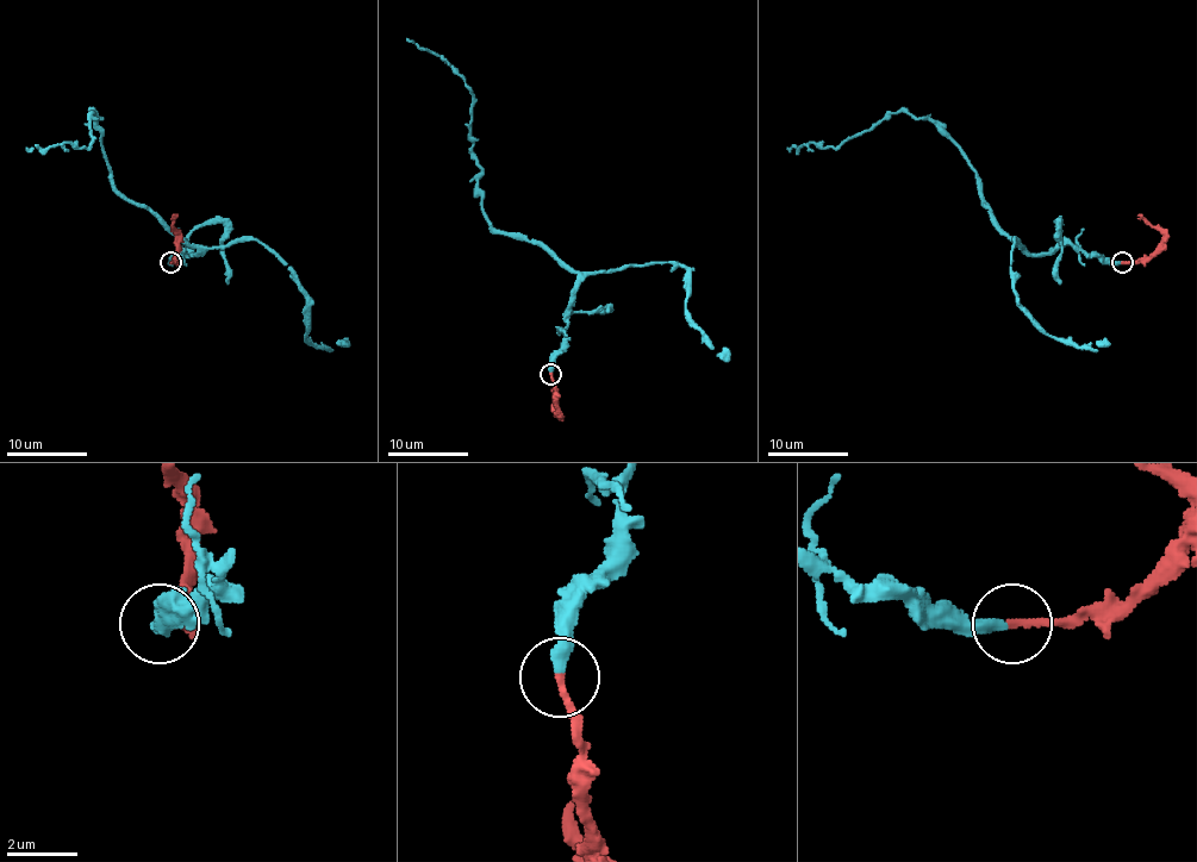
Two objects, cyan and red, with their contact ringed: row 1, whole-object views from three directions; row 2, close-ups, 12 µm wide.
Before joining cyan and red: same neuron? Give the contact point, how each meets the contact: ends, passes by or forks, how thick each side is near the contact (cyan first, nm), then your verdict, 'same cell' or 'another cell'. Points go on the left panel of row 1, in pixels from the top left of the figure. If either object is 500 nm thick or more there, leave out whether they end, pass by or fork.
at (170, 262); cyan ends there; red ends there; 380 nm thick on the cyan side, 200 nm on the other; same cell

